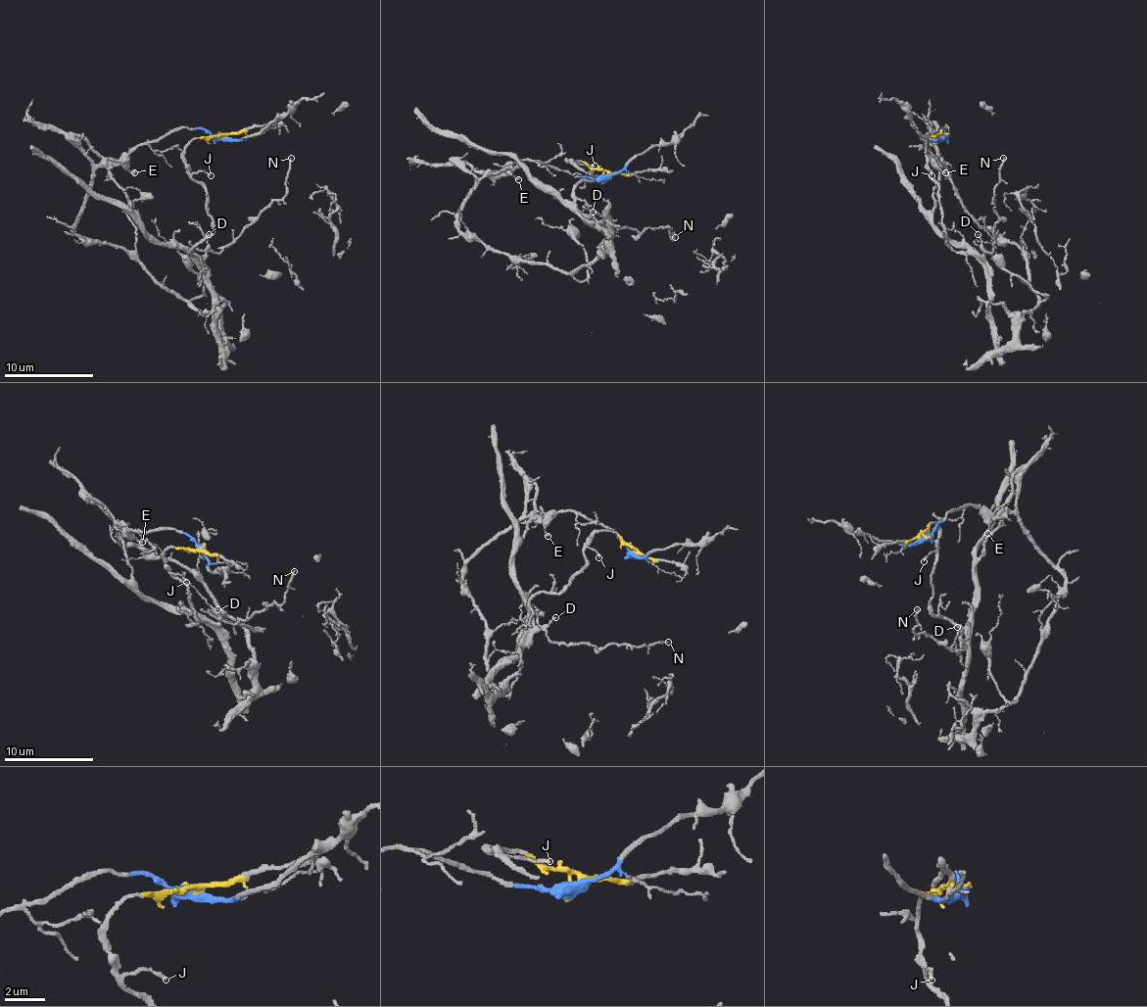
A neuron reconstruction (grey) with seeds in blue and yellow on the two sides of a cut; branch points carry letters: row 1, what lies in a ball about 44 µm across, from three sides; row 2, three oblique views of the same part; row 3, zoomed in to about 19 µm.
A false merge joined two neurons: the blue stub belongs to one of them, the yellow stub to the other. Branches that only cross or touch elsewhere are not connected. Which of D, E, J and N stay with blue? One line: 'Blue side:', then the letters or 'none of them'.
Blue side: E

